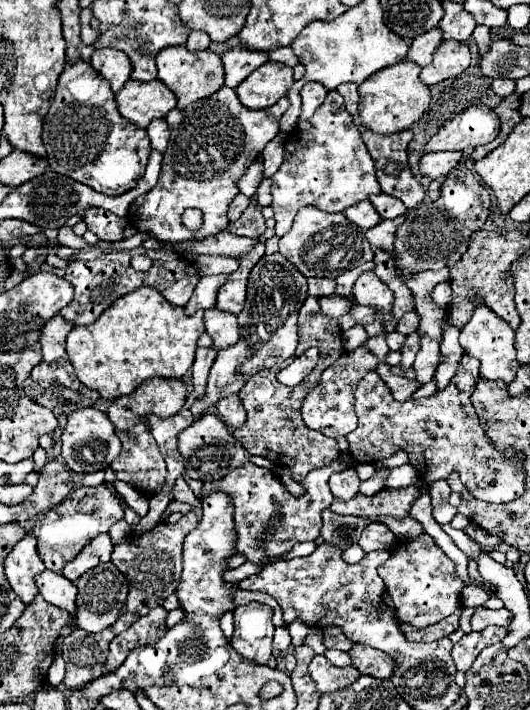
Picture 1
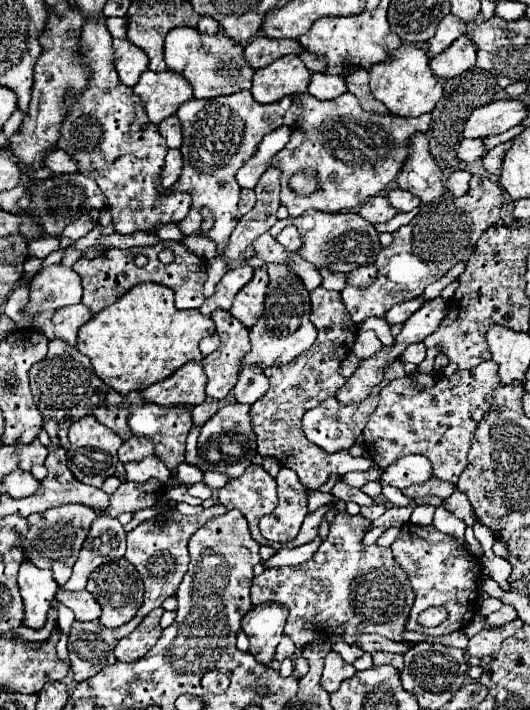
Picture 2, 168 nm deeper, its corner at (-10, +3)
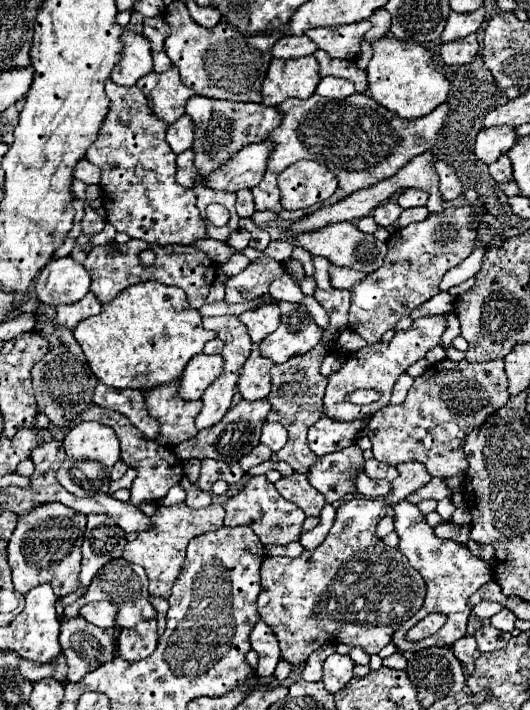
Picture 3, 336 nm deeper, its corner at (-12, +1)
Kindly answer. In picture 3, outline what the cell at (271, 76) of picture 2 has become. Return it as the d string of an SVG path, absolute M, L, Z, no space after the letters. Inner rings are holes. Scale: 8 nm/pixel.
M312 56L294 60L272 60L268 74L262 82L262 102L278 106L286 98L310 98L320 82L318 66Z

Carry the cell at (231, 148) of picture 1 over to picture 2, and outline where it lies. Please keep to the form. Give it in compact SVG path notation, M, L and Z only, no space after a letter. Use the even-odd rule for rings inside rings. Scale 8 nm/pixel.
M242 90L230 96L218 96L210 100L188 100L184 102L176 116L182 122L184 144L180 148L184 158L184 168L172 190L184 190L192 194L192 208L188 218L178 222L182 234L200 234L200 208L210 208L216 216L214 226L206 232L210 240L216 242L216 256L222 258L228 238L236 228L242 214L238 212L240 186L234 178L238 166L242 166L258 148L264 134L276 130L284 124L284 114L290 108L290 98L282 98L274 104L258 104L250 92Z

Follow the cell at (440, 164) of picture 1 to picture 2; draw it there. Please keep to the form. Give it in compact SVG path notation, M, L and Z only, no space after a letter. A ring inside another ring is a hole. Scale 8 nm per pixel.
M474 138L474 140L462 140L458 146L458 158L464 162L474 162L480 160L484 156L484 142L482 138Z

